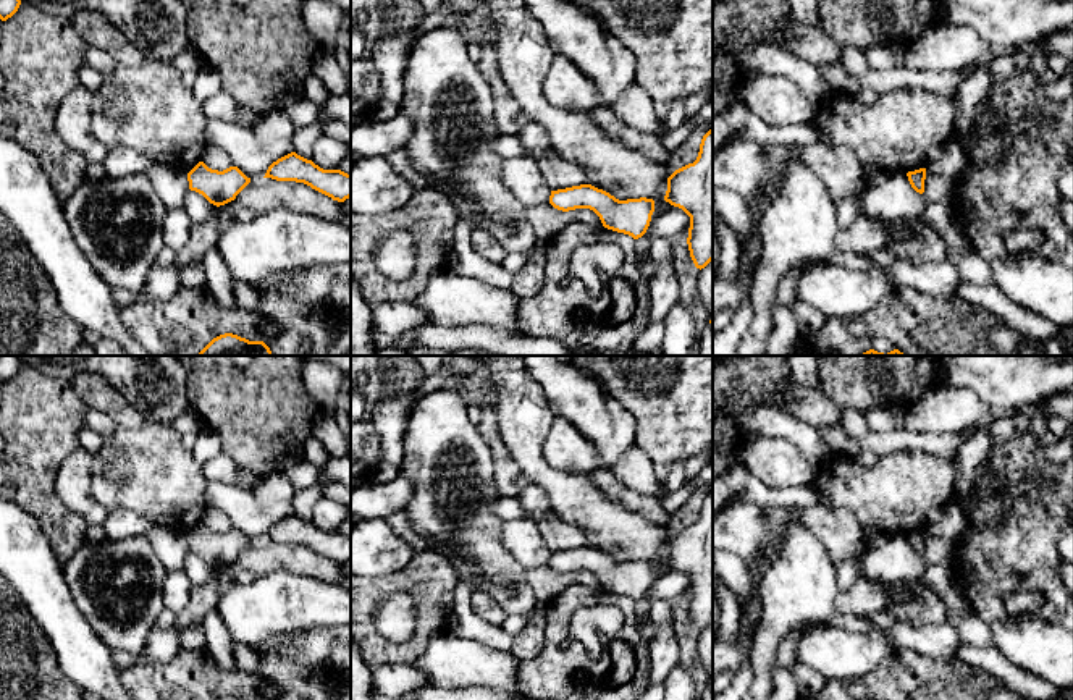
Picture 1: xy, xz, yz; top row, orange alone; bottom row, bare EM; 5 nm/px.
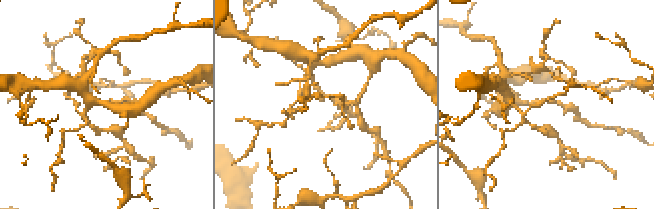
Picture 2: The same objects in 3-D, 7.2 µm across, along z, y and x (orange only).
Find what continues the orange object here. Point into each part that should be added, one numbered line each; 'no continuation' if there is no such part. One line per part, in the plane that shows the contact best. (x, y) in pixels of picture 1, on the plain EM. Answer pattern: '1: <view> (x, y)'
no continuation

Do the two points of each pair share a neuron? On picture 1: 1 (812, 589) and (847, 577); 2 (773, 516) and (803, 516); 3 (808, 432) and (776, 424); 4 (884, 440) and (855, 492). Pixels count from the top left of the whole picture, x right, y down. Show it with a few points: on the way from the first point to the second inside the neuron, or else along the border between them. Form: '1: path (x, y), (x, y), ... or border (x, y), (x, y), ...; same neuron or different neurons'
1: border (834, 563), (839, 590); different neurons
2: path (781, 516), (795, 514); same neuron
3: path (800, 432), (784, 425); same neuron
4: border (915, 446), (878, 458); different neurons

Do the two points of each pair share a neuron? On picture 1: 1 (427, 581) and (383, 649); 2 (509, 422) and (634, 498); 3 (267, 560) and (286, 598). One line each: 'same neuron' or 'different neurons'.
1: same neuron
2: different neurons
3: different neurons

